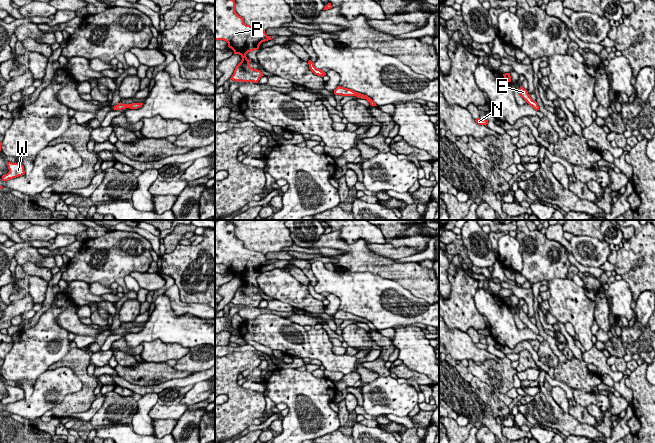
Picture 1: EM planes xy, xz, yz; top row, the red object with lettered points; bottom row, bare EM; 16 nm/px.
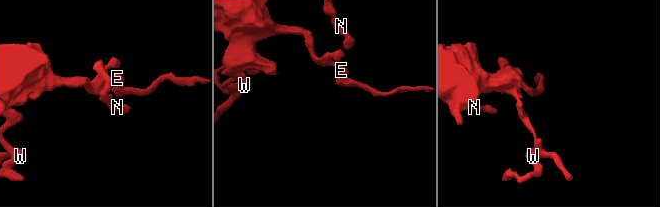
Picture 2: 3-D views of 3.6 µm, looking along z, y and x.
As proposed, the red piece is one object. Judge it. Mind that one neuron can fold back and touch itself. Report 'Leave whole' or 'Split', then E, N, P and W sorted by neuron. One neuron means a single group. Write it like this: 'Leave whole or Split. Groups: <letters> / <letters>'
Leave whole. Groups: E N P W

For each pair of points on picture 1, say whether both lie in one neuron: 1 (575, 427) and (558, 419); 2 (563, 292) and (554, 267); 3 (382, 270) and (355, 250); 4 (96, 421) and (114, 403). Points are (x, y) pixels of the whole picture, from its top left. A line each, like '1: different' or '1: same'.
1: same
2: different
3: same
4: same

